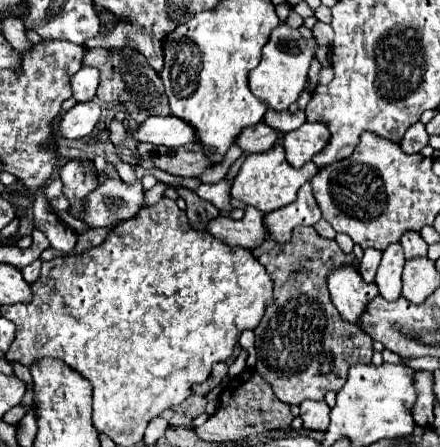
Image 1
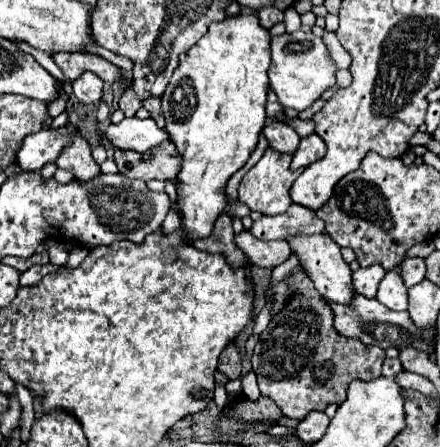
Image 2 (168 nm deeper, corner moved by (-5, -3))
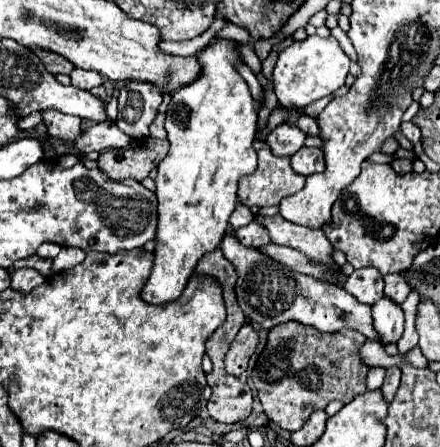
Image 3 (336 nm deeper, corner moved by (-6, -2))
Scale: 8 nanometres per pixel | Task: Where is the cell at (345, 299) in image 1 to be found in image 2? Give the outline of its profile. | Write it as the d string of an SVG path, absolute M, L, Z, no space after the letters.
M296 234L296 236L288 236L286 242L290 244L292 252L298 256L298 264L300 264L302 272L308 274L308 278L312 280L312 284L320 292L320 296L324 296L332 302L350 300L350 298L356 296L356 292L350 288L350 284L352 284L350 266L342 260L340 248L338 248L338 244L334 244L334 240L330 240L330 236L324 236L324 234L312 234L312 236Z

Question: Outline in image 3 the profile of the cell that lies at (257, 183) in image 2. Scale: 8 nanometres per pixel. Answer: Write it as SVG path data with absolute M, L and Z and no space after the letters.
M263 139L255 141L259 153L259 165L255 173L239 179L239 201L247 207L271 207L279 205L283 197L289 197L303 189L305 177L291 169L289 157L277 157L271 153Z

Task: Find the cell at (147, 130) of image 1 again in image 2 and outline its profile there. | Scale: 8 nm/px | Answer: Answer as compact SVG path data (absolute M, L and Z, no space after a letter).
M124 118L120 124L110 124L104 132L108 142L120 150L136 150L146 152L154 148L154 144L162 144L168 140L166 130L158 128L152 118Z

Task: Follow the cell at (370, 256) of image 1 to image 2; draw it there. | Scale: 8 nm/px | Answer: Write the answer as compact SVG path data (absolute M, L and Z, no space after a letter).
M374 264L374 268L360 268L352 274L352 288L356 294L362 294L366 298L376 298L378 284L384 276L386 272L378 264Z

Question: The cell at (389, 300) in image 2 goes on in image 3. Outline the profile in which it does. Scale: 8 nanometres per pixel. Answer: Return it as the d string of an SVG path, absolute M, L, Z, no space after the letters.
M381 297L379 303L373 305L373 321L383 345L399 341L403 333L403 319L403 307L399 303L391 303L391 299Z

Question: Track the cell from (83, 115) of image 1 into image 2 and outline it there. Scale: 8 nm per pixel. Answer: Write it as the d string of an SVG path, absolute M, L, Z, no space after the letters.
M66 124L58 130L44 128L36 134L24 138L20 150L16 152L16 164L22 170L40 170L46 162L54 162L60 150L70 144L70 136L76 132L72 124Z

